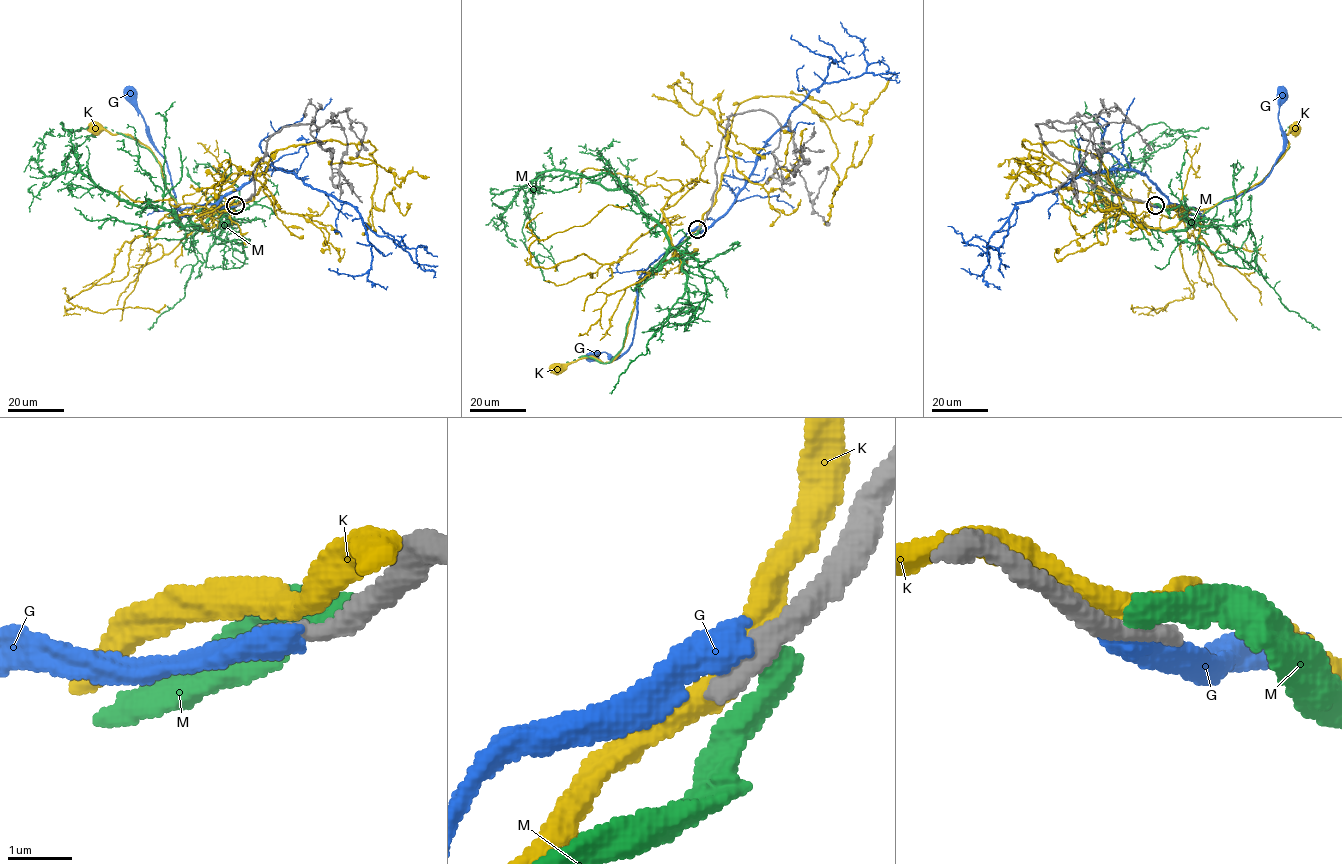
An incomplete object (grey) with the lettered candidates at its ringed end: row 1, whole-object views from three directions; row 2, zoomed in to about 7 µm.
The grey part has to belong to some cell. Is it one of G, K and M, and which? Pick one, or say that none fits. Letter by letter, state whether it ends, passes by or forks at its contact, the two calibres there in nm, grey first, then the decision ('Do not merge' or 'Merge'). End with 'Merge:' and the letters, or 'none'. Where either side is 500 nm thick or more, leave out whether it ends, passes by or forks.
G: It ends there. Thickness 400 nm (grey) against 480 nm. Do not merge
K: It passes by. Thickness 400 nm (grey) against 360 nm. Do not merge
M: It ends there. Thickness 440 nm (grey) against 400 nm. Do not merge
Merge: none

